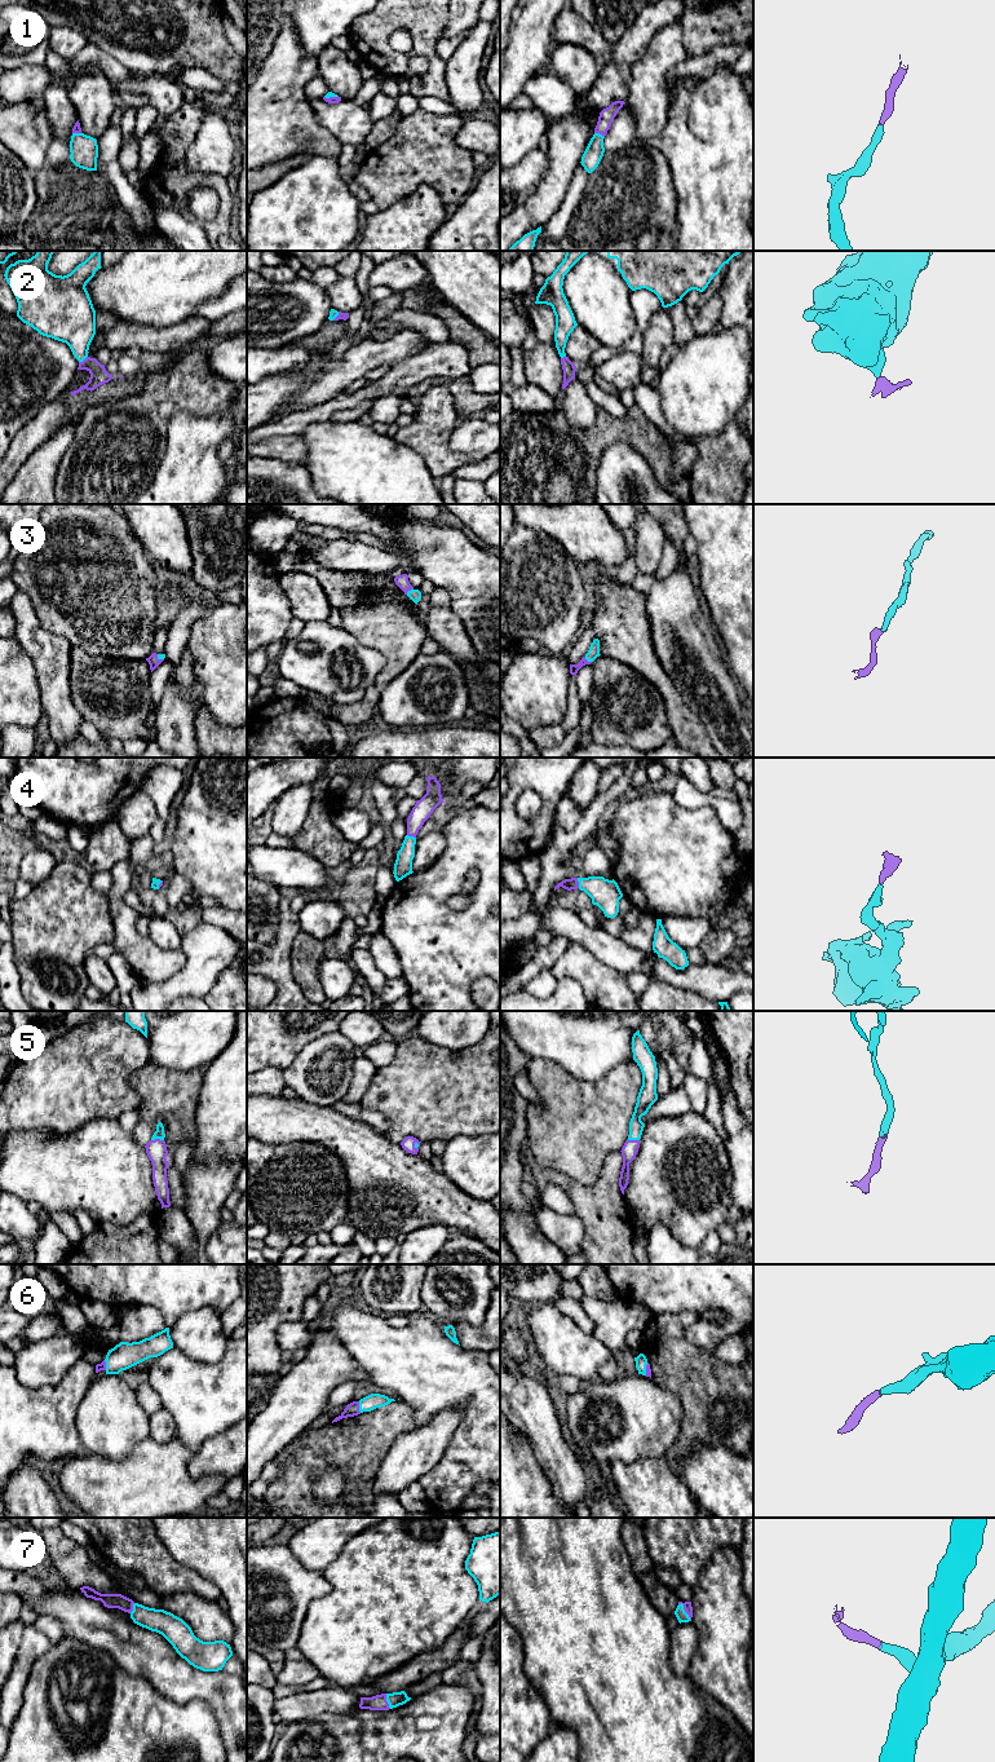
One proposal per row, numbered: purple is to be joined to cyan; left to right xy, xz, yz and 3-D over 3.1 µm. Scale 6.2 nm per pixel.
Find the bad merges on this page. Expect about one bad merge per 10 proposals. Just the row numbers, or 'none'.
none

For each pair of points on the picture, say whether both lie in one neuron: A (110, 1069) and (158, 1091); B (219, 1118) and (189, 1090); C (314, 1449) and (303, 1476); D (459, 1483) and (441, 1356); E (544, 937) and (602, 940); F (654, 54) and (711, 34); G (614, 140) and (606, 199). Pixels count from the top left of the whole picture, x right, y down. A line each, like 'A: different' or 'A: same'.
A: different
B: different
C: same
D: same
E: different
F: different
G: different

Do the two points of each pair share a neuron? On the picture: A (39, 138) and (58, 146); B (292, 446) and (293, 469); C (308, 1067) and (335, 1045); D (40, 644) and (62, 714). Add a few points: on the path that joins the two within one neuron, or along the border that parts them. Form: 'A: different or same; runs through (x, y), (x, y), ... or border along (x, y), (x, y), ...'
A: different; border along (54, 138), (44, 160)
B: different; border along (264, 456), (300, 463)
C: same; runs through (314, 1065), (328, 1051)
D: same; runs through (52, 661), (56, 697)

